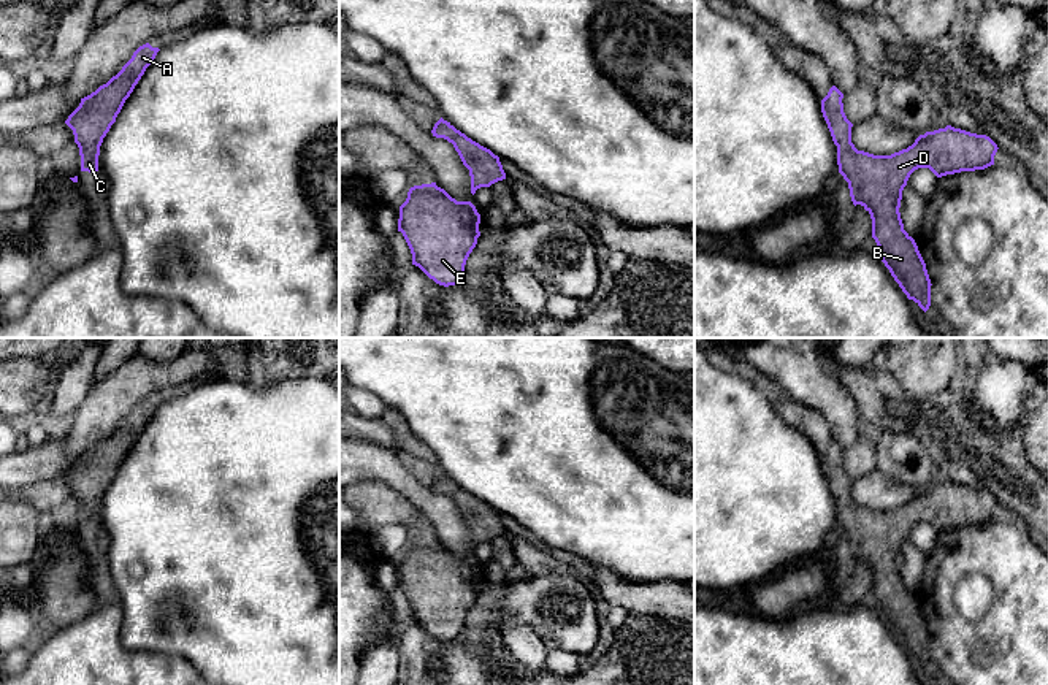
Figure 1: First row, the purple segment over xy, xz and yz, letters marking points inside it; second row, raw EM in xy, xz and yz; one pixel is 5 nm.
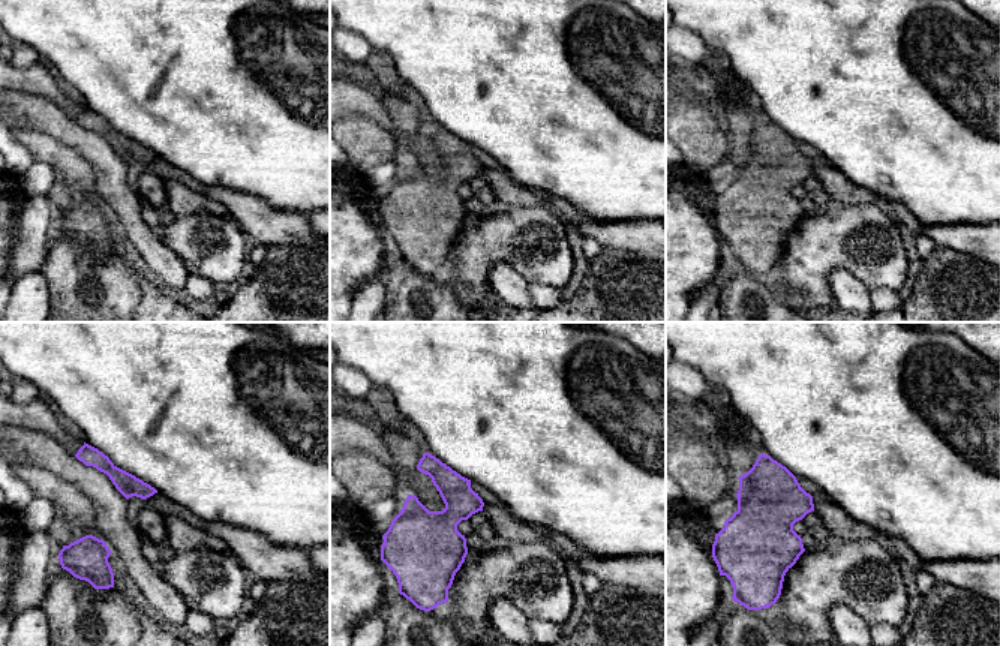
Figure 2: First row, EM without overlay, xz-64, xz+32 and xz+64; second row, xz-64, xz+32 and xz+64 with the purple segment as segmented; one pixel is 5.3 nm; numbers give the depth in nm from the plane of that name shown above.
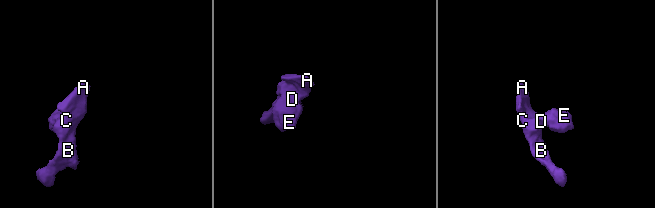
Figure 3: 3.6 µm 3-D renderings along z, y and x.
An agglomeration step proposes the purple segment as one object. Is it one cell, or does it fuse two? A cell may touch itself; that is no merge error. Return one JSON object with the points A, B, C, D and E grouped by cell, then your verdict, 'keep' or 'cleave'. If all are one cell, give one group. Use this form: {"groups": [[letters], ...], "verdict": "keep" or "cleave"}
{"groups": [["A", "B", "C", "D", "E"]], "verdict": "keep"}

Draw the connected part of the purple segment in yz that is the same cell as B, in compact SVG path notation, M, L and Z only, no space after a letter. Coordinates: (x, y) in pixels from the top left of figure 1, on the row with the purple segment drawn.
M832 86L821 100L821 113L837 146L839 173L848 182L853 205L861 205L872 219L872 238L880 249L880 258L889 270L908 300L913 300L924 312L931 306L931 279L926 263L918 251L915 239L904 230L901 219L902 190L910 174L918 168L929 168L937 178L961 171L985 170L994 165L997 144L986 135L970 133L947 125L934 132L920 135L912 146L891 155L874 155L858 151L851 143L853 124L847 119L842 103L843 94Z

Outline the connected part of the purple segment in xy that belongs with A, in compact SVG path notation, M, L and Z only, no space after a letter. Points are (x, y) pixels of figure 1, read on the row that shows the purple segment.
M149 43L140 46L122 70L95 92L81 98L79 106L65 121L79 147L81 171L94 174L98 171L103 138L159 51Z

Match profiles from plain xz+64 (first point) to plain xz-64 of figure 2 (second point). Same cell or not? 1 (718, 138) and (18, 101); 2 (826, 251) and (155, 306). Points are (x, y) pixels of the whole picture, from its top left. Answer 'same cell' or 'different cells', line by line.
1: different cells
2: different cells

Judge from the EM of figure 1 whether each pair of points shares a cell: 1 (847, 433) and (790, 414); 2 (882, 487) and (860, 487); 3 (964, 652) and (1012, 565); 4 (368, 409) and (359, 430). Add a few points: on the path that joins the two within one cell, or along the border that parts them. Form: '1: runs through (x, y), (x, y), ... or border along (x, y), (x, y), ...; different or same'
1: border along (799, 403), (815, 409), (825, 419), (833, 440); different
2: runs through (877, 487), (864, 487); same
3: runs through (986, 630), (1012, 604), (1012, 587); same
4: border along (355, 413), (379, 419); different

